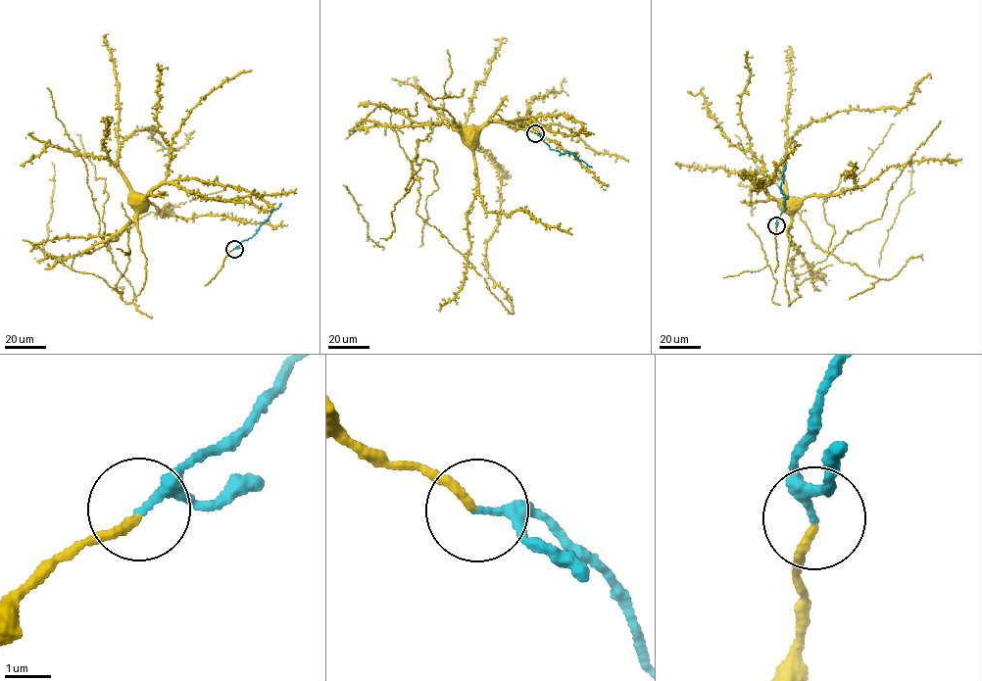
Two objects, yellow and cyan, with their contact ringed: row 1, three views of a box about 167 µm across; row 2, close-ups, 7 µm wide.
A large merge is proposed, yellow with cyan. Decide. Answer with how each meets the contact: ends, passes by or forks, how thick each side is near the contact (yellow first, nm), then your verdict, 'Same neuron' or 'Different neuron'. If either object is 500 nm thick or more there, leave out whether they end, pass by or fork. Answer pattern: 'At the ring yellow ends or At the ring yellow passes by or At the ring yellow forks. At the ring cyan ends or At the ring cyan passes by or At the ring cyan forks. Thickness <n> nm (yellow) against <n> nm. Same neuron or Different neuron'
At the ring yellow ends. At the ring cyan passes by. Thickness 190 nm (yellow) against 160 nm. Same neuron

